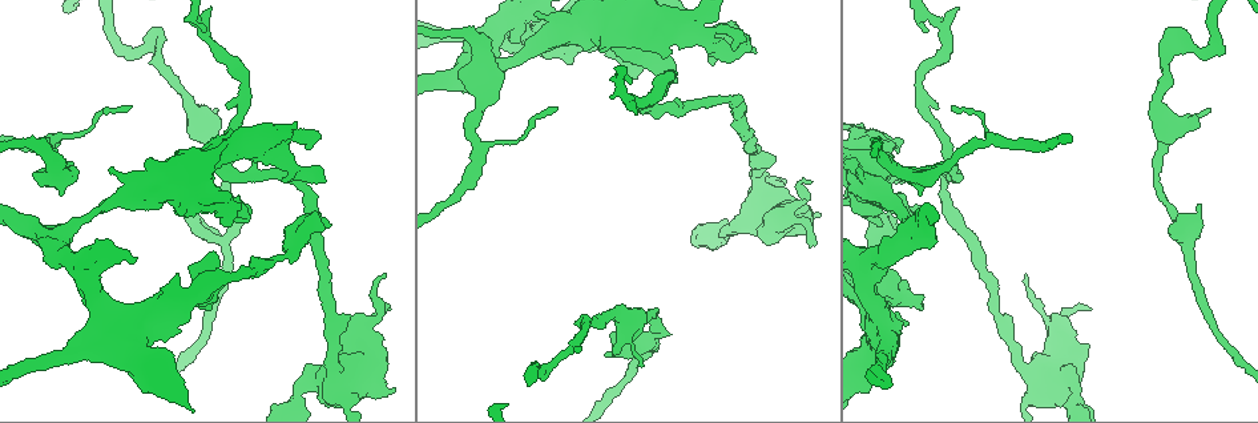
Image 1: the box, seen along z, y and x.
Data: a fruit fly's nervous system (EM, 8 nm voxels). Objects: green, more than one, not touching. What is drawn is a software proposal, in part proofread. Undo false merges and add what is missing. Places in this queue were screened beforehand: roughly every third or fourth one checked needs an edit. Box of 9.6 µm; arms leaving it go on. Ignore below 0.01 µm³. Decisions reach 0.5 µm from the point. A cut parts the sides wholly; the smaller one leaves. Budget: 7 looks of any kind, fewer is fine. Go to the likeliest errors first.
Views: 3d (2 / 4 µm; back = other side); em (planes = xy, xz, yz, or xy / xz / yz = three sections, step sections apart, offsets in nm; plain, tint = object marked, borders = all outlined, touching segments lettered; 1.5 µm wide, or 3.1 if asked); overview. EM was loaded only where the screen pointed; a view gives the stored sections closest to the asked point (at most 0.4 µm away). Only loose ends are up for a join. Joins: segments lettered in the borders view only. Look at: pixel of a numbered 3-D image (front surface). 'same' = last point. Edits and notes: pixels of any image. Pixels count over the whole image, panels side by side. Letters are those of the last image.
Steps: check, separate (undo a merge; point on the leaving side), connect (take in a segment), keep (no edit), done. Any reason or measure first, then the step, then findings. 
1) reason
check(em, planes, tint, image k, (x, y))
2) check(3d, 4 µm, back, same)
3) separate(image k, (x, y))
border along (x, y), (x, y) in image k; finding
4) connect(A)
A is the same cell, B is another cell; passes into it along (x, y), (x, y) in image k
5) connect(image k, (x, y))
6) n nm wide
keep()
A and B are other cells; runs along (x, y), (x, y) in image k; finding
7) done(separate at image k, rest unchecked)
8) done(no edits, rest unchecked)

a narrow waist
check(em, planes, borders, image 1, (1078, 397))

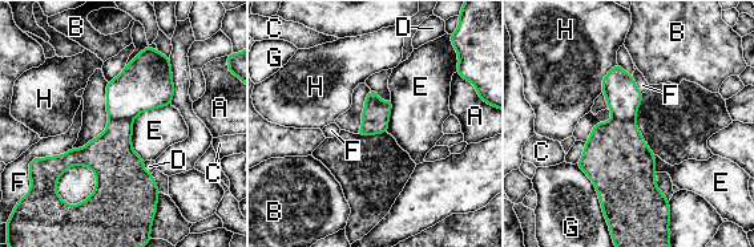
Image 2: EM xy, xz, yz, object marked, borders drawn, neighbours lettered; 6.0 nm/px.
separate(image 2, (111, 156))
A, B, C, D, E, F, G and H are other cells; border along (109, 118), (132, 121) in image 2; two neurons meet here

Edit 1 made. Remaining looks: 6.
thick end
check(3d, 4 µm, image 1, (899, 298))

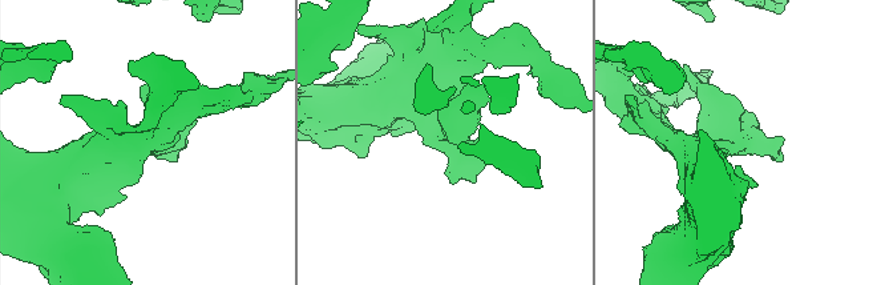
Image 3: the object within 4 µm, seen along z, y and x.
need the tissue
check(em, xy, step 4, borders, image 3, (746, 147))

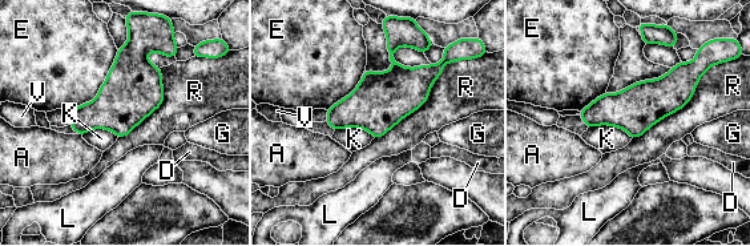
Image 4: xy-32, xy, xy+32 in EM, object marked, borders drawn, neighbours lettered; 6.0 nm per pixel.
280 nm wide
keep()
A, D, E, G, K, L, R and V are other cells; border along (588, 126), (615, 125), (632, 137) in image 4; none of them fits

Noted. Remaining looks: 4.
done(separate at image 2, rest unchecked)

